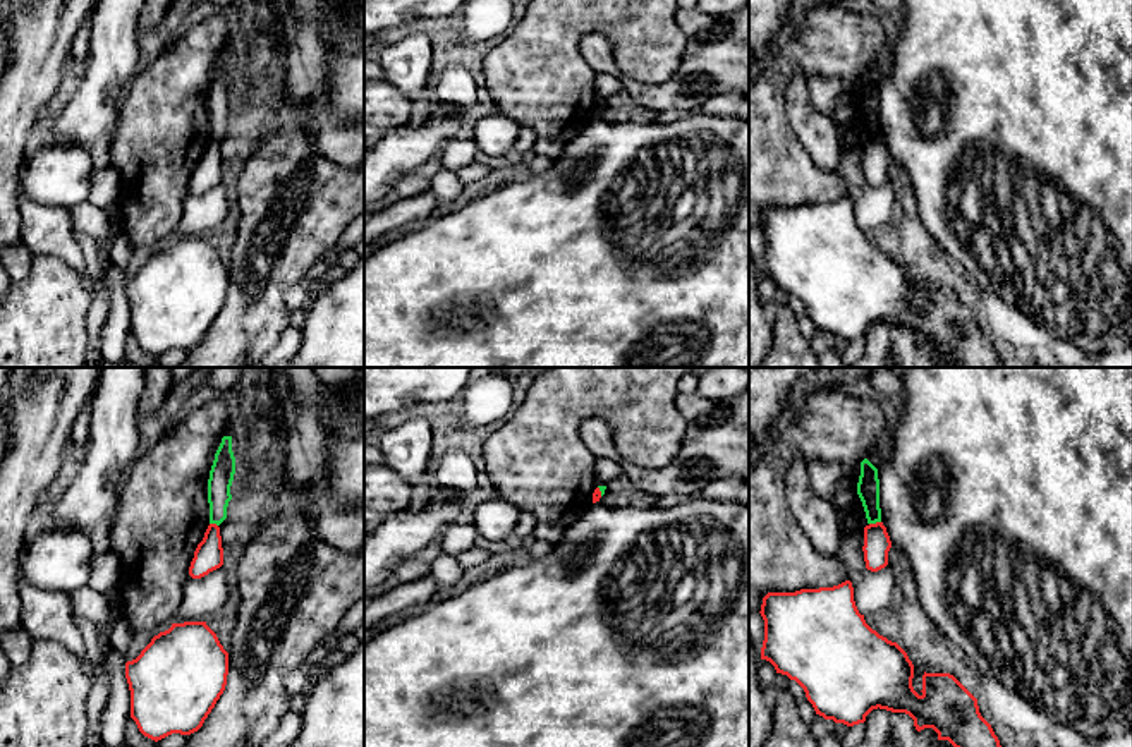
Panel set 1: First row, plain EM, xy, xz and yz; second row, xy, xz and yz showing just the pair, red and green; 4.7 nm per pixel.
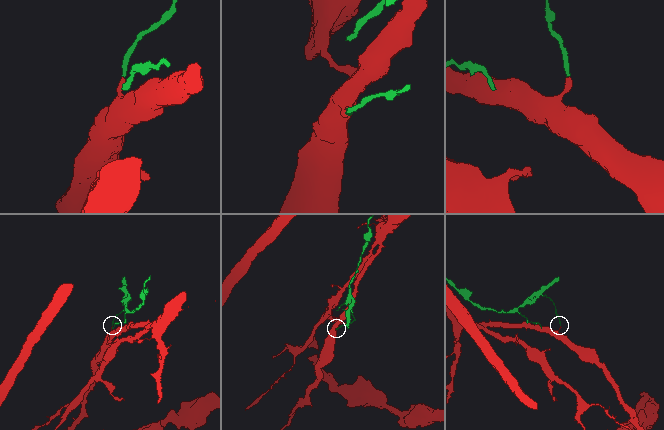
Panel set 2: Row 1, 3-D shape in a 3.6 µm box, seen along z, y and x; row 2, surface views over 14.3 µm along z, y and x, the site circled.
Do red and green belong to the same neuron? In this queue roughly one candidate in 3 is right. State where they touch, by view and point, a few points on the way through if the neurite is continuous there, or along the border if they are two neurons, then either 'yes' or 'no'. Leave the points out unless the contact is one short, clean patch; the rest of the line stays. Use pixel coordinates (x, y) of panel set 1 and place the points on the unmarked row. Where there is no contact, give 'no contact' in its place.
contact yz (876, 138); border yz (880, 136), (870, 139); no

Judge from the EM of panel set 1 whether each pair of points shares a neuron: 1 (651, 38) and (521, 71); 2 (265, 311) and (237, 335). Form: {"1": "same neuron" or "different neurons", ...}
{"1": "same neuron", "2": "same neuron"}

